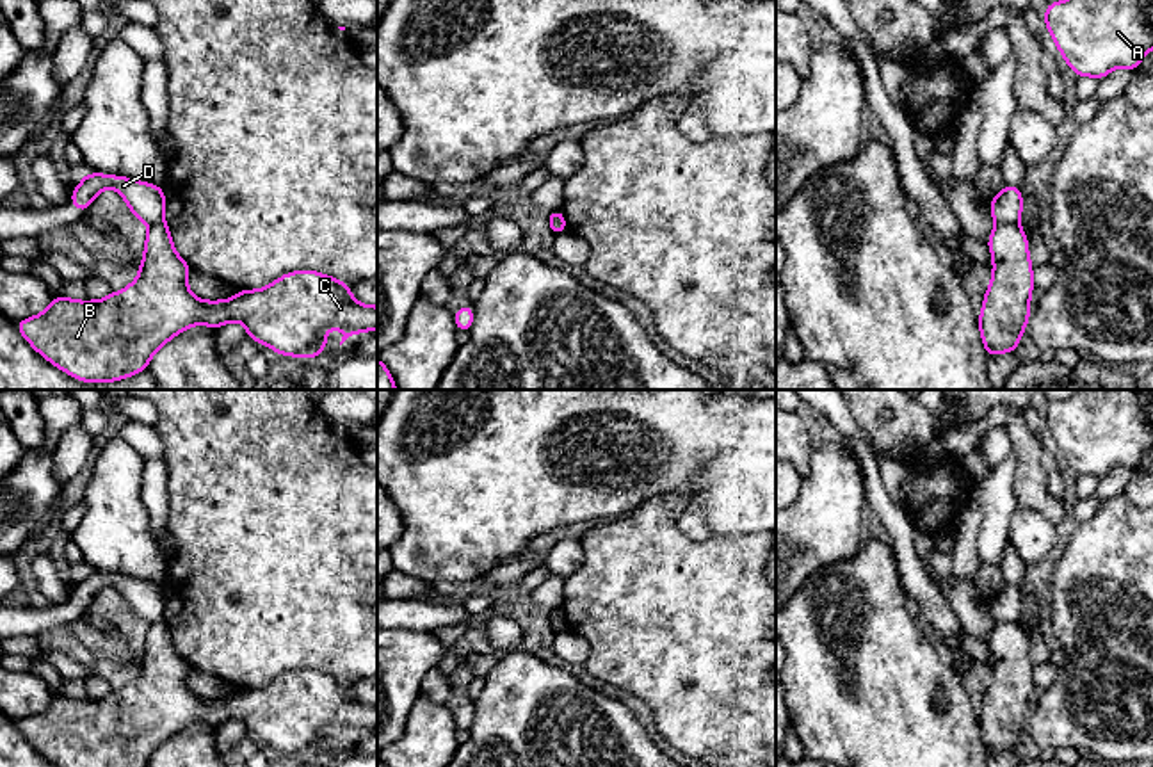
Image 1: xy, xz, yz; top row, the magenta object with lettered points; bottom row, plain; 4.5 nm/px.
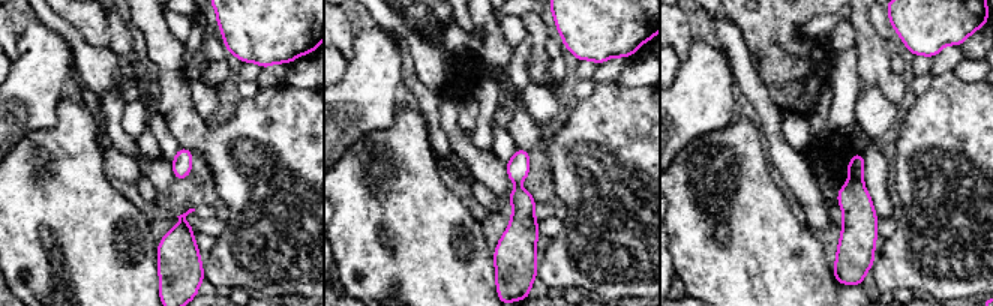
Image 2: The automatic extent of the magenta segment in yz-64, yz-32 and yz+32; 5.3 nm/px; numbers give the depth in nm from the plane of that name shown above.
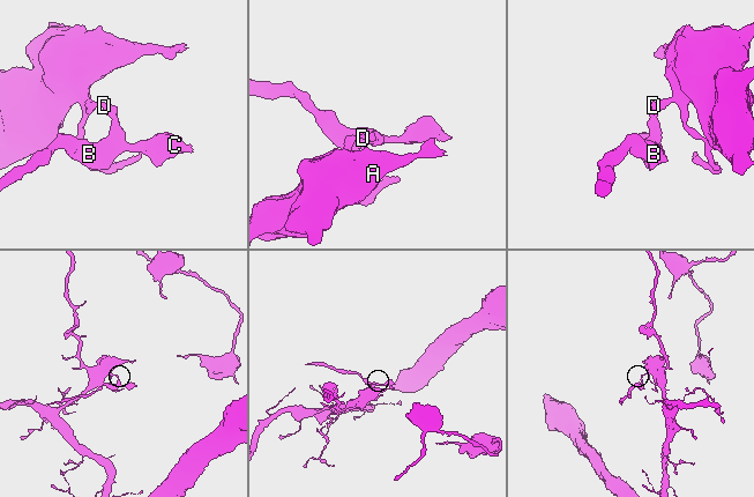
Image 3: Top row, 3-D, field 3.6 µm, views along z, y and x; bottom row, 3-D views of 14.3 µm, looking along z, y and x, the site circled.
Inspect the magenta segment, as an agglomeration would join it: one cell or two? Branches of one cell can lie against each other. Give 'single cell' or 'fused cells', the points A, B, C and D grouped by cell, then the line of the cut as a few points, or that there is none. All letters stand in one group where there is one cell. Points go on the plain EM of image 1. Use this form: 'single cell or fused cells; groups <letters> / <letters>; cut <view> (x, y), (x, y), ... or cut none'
fused cells; groups A D / B C; cut yz (1016, 620), (997, 623)

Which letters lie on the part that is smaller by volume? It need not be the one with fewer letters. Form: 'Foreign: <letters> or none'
Foreign: B, C

